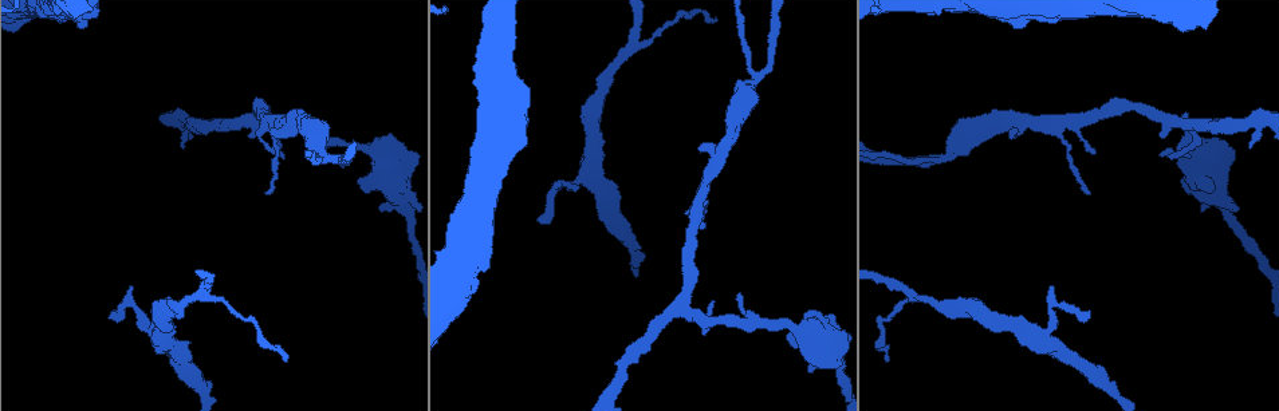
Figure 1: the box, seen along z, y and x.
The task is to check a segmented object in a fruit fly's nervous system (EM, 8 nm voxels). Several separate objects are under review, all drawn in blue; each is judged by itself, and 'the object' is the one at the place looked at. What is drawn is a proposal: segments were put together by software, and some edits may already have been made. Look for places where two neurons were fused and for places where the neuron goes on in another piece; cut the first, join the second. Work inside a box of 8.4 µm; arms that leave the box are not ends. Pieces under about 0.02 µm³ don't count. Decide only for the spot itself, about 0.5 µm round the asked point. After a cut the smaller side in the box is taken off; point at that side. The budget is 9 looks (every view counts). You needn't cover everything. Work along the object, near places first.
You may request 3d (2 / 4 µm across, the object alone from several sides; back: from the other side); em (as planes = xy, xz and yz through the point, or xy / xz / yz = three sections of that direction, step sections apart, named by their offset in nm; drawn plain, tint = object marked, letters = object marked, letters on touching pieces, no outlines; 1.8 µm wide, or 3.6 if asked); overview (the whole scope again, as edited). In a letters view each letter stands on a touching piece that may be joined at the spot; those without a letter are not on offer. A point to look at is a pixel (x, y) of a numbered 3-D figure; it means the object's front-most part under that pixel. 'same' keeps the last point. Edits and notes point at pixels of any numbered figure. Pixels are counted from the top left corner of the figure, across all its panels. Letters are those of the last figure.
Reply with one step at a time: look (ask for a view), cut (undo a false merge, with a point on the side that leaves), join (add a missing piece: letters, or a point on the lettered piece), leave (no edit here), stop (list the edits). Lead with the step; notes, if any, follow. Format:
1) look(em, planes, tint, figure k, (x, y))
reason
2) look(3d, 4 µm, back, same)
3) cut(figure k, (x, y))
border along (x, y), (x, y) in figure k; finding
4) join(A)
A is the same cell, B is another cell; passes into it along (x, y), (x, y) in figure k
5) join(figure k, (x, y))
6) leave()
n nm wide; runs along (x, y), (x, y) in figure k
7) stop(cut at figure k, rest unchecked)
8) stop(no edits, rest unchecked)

look(em, 3.6 µm, yz, step 16, tint, figure 1, (754, 75))
small branch off a trunk

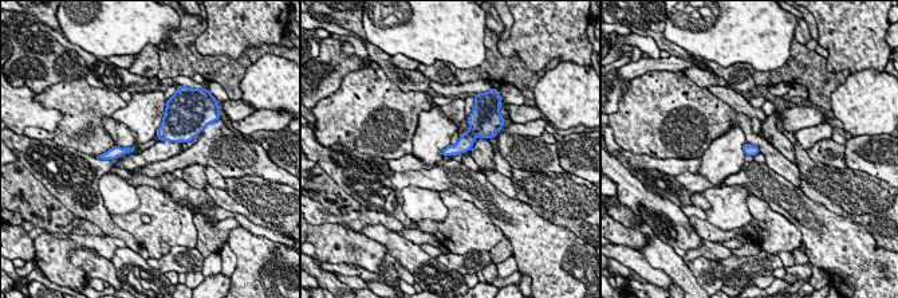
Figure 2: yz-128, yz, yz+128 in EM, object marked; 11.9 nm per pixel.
look(em, 3.6 µm, planes, tint, same)
another direction

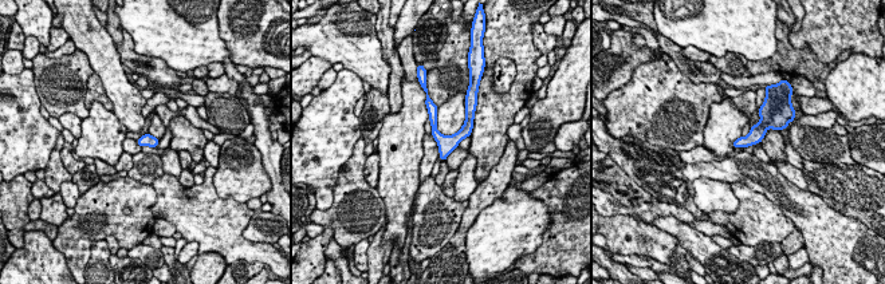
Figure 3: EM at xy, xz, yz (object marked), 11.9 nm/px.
look(em, 3.6 µm, planes, letters, same)
what lies round it

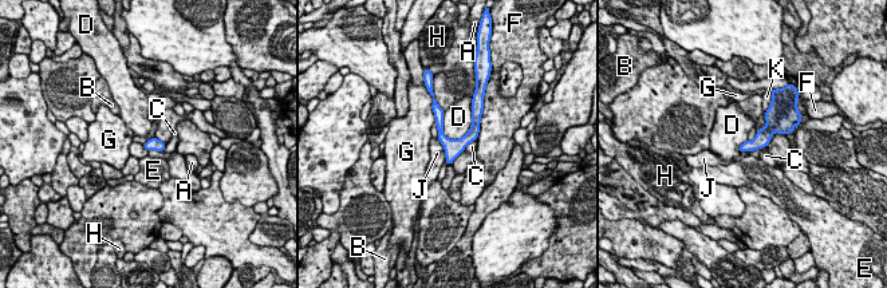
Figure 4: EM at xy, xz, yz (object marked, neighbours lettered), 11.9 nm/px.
leave()
A, B, C, D, E, F, G, H, J and K are other cells; border along (437, 139), (446, 158) in figure 4; all the same neuron

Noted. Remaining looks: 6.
look(em, yz, step 8, letters, figure 1, (1086, 191))
thin end

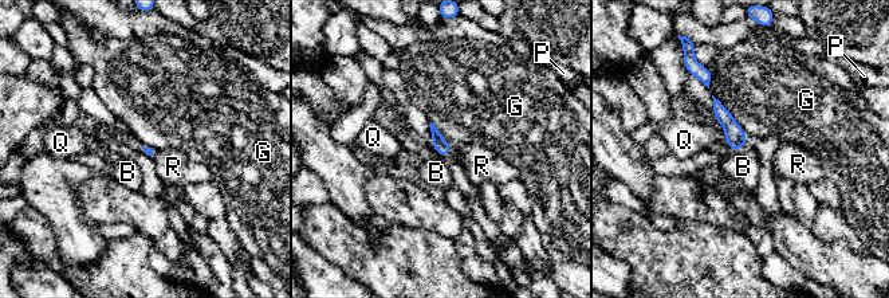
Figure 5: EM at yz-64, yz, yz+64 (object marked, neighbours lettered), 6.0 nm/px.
look(em, planes, letters, same)
another direction

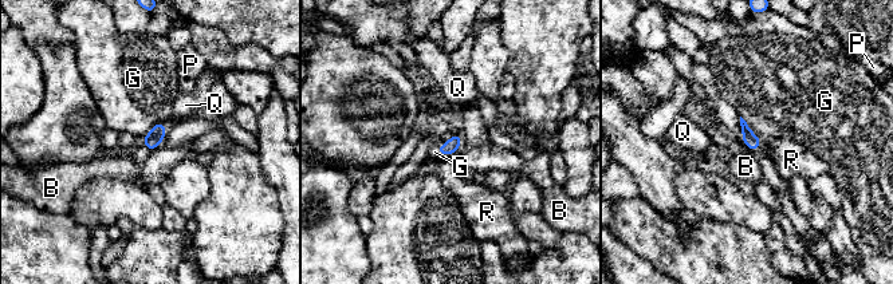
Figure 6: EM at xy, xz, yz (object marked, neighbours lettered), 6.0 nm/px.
leave()
B, G, P, Q and R are other cells; no lettered piece goes on from it

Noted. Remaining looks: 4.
look(3d, 4 µm, figure 1, (685, 310))
abrupt turn

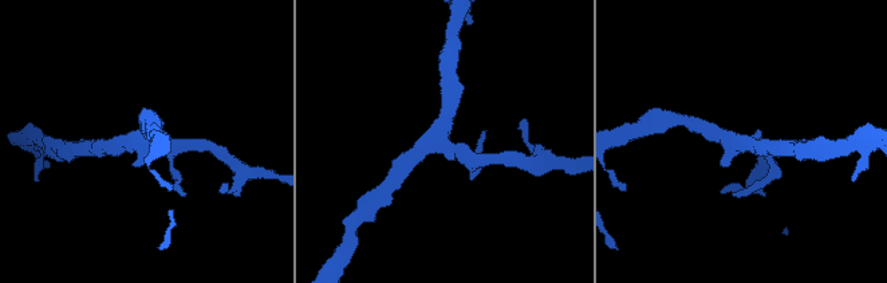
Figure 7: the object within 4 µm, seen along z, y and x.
look(em, planes, tint, figure 7, (446, 145))
need the tissue

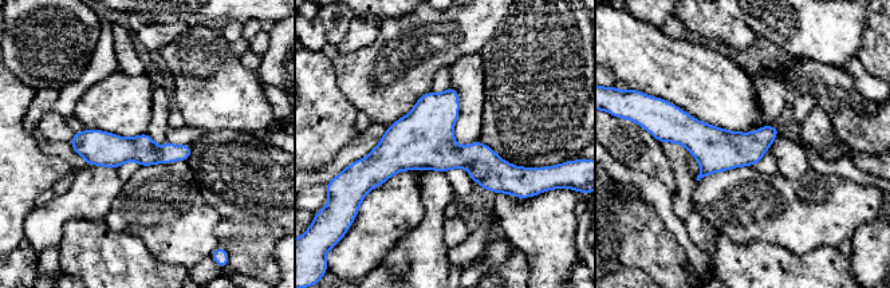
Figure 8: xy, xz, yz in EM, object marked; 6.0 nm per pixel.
look(em, planes, letters, same)
what lies round it

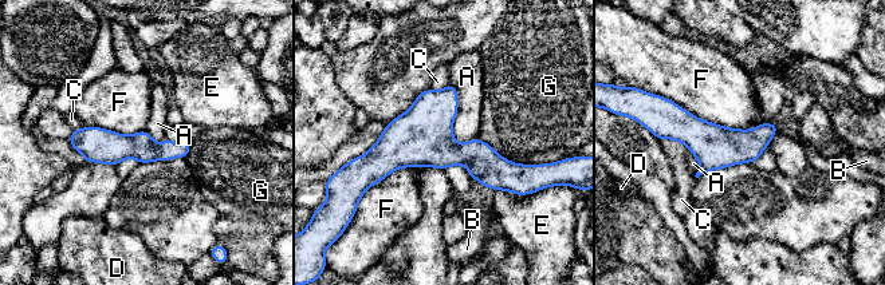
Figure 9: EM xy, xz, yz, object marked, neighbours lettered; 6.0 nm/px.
leave()
A, B, C, D, E, F and G are other cells; runs along (365, 161), (475, 154), (520, 170) in figure 9; continuous, no second neuron

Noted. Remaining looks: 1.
stop(no edits, rest unchecked)

